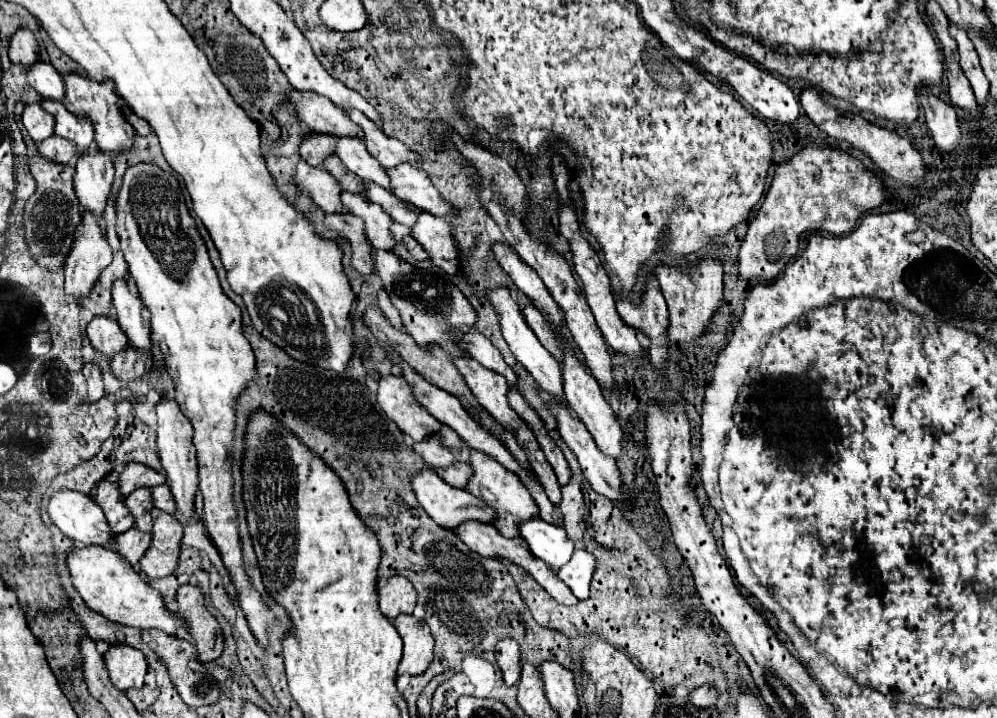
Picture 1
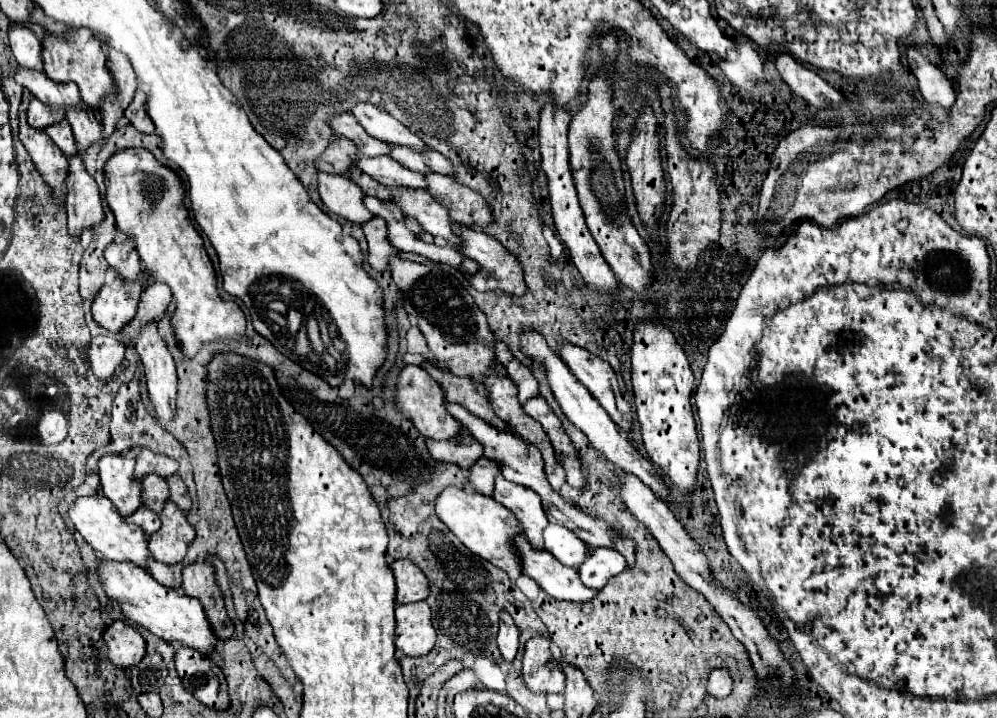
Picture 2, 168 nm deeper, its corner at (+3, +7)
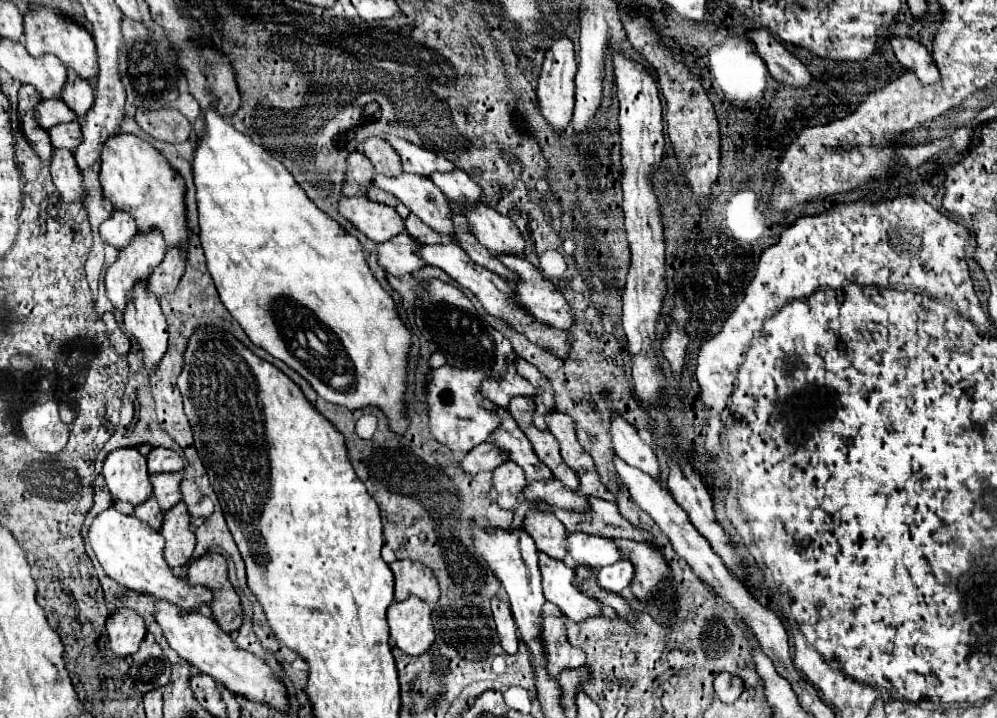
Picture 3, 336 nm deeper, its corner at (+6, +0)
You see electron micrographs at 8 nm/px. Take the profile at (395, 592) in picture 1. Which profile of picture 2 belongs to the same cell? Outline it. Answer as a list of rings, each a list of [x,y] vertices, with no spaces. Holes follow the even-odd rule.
[[[393,560],[391,570],[397,580],[397,604],[419,602],[429,596],[429,580],[409,560]]]

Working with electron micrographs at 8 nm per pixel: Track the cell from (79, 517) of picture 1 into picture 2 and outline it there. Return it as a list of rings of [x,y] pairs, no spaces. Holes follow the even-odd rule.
[[[99,494],[89,498],[77,498],[75,504],[69,508],[69,518],[99,556],[113,562],[133,562],[141,568],[147,568],[147,560],[151,558],[147,548],[149,536],[137,524],[125,522],[125,518],[117,514],[117,508],[109,502],[109,498]]]

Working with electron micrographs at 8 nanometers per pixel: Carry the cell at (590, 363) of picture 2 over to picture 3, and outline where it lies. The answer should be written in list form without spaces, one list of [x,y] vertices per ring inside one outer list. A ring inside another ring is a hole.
[[[612,413],[610,419],[610,435],[614,453],[624,459],[626,463],[642,469],[644,473],[650,473],[652,477],[658,477],[658,459],[648,443],[644,443],[638,435],[638,429],[630,425],[620,413]]]

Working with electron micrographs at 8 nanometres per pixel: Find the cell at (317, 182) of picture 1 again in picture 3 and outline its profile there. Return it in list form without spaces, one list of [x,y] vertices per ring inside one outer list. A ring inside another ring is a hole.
[[[366,195],[340,197],[338,213],[368,239],[382,243],[404,231],[404,219],[388,205],[370,201]]]

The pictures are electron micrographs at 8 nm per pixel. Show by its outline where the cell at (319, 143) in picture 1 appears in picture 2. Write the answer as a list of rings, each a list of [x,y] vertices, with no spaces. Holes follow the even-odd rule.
[[[337,138],[333,140],[325,154],[319,156],[317,160],[317,168],[321,172],[333,172],[333,174],[349,174],[349,170],[353,168],[353,158],[357,158],[359,150],[357,146],[353,146],[353,142],[349,142],[347,138]]]

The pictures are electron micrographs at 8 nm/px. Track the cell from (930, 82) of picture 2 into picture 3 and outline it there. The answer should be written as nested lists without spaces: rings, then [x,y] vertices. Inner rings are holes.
[[[892,37],[892,49],[898,57],[898,61],[914,71],[914,75],[918,77],[918,81],[922,85],[934,85],[940,83],[940,73],[932,61],[932,55],[926,51],[926,47],[922,47],[918,41],[914,39],[906,39],[906,37]]]

